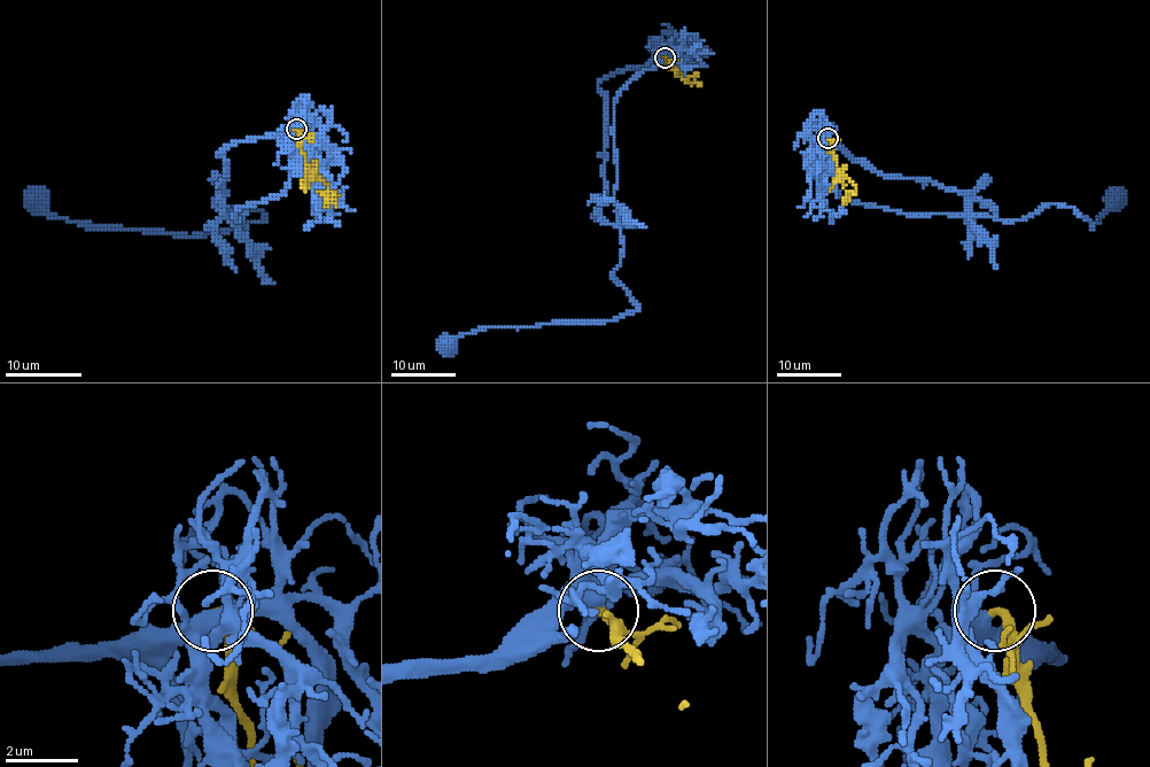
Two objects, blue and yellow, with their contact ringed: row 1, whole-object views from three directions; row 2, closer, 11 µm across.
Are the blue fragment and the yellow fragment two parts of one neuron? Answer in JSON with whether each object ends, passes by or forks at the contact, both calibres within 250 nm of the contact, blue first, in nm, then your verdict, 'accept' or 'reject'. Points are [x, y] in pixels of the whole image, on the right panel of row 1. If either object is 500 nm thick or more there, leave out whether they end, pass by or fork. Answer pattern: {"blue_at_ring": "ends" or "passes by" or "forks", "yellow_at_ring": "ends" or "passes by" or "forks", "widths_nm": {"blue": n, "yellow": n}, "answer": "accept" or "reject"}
{"blue_at_ring": "forks", "yellow_at_ring": "ends", "widths_nm": {"blue": 400, "yellow": 280}, "answer": "accept"}

